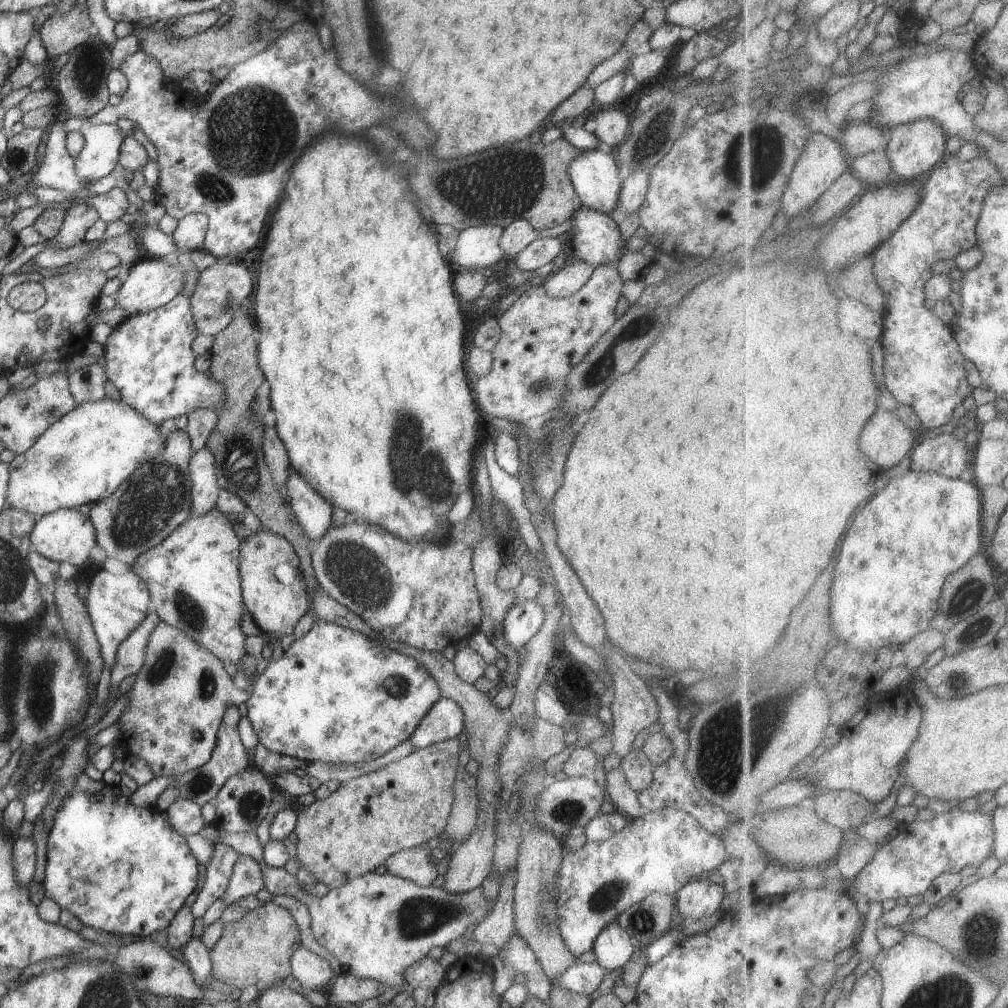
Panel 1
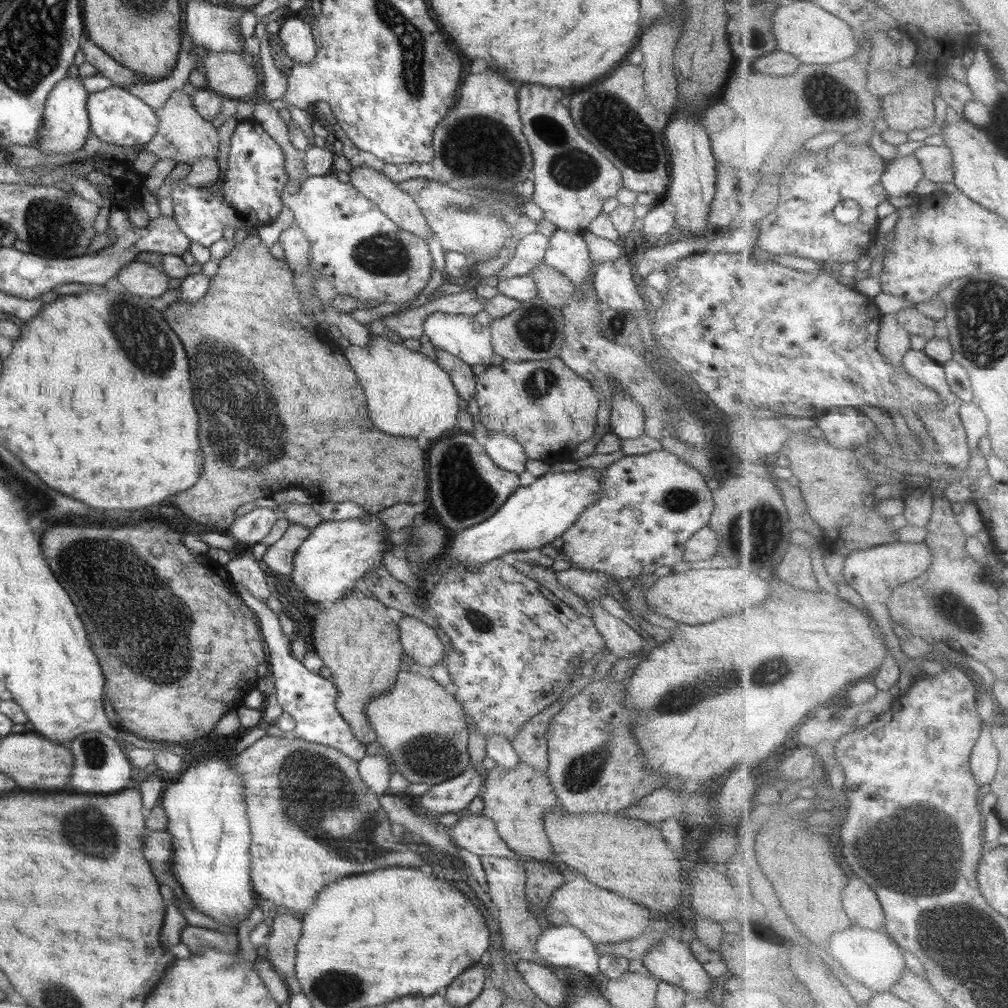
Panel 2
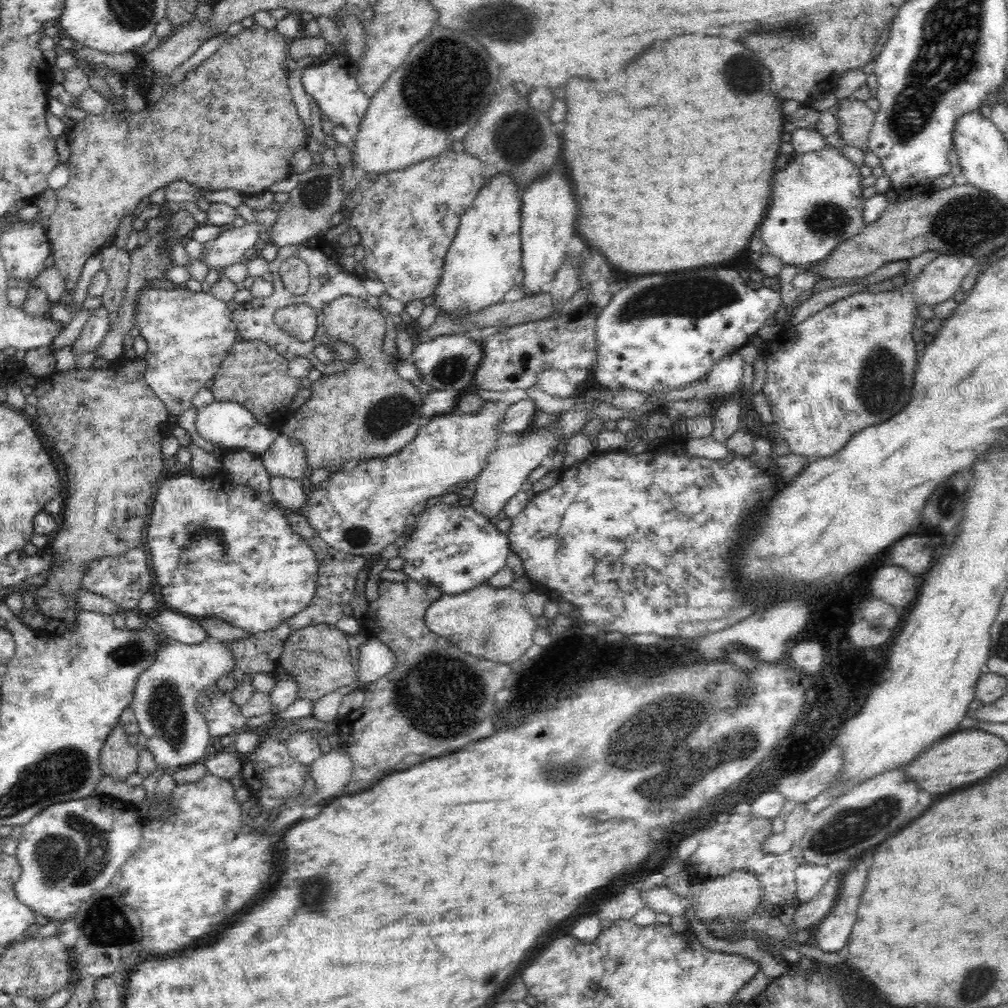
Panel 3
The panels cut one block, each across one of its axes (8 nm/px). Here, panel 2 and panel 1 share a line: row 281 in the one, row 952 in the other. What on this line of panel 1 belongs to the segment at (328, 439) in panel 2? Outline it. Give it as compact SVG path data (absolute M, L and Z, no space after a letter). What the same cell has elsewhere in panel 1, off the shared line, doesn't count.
M261 903L241 920L225 924L218 943L210 949L213 976L231 988L257 985L260 992L291 979L291 957L301 947L299 928L291 912L278 904Z

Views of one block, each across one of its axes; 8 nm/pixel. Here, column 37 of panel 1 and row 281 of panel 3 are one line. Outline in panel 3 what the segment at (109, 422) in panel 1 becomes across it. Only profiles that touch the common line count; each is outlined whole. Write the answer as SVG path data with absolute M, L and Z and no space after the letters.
M506 172L506 174L496 174L492 180L487 179L486 185L482 186L477 193L472 205L465 211L456 230L456 236L444 258L443 274L439 279L440 285L432 294L434 295L433 304L438 308L436 316L452 312L458 312L457 315L463 316L482 310L502 301L504 294L523 280L522 239L520 238L523 202L520 202L518 198L520 196L518 185L515 184L513 176Z

